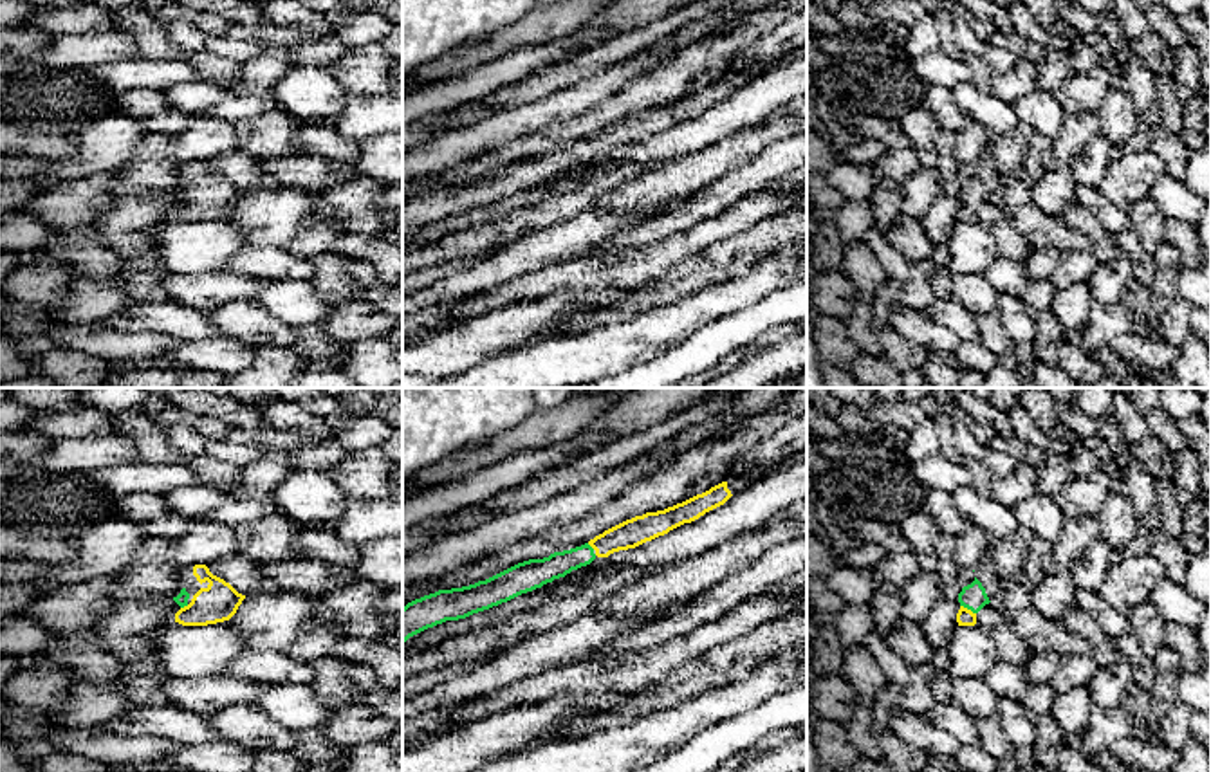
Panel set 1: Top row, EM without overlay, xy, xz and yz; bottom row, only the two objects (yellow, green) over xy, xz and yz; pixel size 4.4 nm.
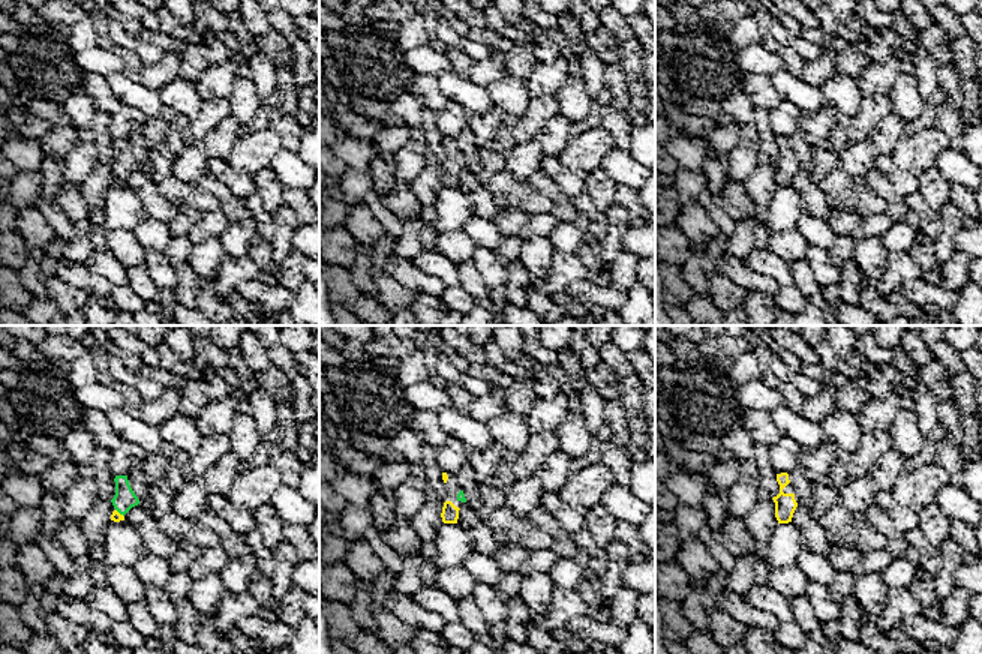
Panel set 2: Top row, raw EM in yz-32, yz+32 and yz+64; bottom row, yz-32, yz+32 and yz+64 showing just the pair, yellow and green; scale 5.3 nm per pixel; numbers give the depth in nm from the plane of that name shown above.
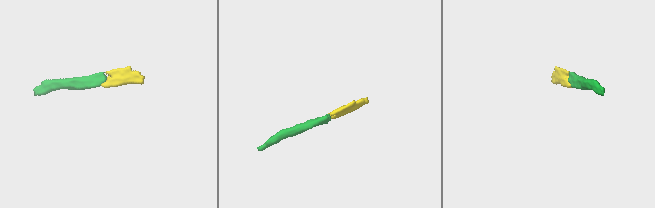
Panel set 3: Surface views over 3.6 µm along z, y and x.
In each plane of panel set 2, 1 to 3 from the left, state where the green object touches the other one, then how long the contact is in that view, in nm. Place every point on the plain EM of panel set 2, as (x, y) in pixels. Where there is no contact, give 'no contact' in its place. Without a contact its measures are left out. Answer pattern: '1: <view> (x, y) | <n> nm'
1: yz-32 (119, 177) | 60 nm
2: no contact
3: no contact

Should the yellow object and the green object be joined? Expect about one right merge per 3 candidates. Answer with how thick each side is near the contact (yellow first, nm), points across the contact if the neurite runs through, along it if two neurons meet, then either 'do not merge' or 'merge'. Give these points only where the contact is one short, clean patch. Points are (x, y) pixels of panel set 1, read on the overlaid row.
80/120 nm | across yz (964, 617), (966, 608), (973, 596) | merge

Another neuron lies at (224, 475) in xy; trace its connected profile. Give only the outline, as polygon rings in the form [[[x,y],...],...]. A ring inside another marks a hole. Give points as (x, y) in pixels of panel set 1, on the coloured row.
[[[188,456],[180,464],[191,467],[197,473],[199,483],[211,487],[235,489],[242,476],[240,465],[211,460],[208,456]]]

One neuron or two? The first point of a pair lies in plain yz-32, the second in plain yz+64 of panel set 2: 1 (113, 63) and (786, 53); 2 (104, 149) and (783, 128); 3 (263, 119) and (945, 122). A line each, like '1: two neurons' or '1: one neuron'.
1: two neurons
2: two neurons
3: two neurons

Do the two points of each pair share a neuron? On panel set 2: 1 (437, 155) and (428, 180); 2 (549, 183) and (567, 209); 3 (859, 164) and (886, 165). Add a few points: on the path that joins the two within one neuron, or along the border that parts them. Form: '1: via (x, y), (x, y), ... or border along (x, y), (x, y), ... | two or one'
1: border along (432, 159), (440, 164) | two
2: via (550, 189), (562, 203) | one
3: border along (879, 155), (874, 167) | two

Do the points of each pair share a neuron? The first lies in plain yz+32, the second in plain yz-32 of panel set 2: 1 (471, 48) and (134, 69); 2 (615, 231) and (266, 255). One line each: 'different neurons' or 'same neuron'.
1: different neurons
2: different neurons

